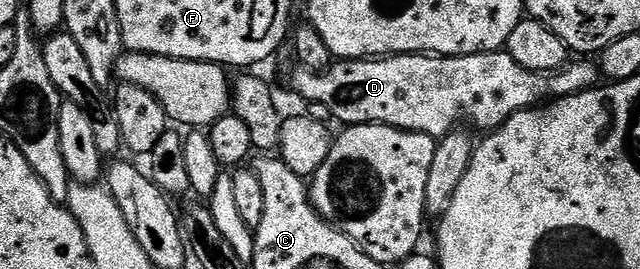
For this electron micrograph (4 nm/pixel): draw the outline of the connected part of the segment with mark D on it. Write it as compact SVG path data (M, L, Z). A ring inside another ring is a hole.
M505 49L453 57L419 53L344 59L331 62L325 71L310 71L303 66L297 70L290 79L295 93L307 104L323 104L332 120L340 121L342 125L379 123L401 131L424 133L436 141L455 130L459 126L458 119L466 114L474 115L474 123L482 133L489 133L501 127L517 111L533 108L551 96L588 91L600 79L595 64L593 67L590 63L574 61L567 62L565 67L551 75L529 71Z

